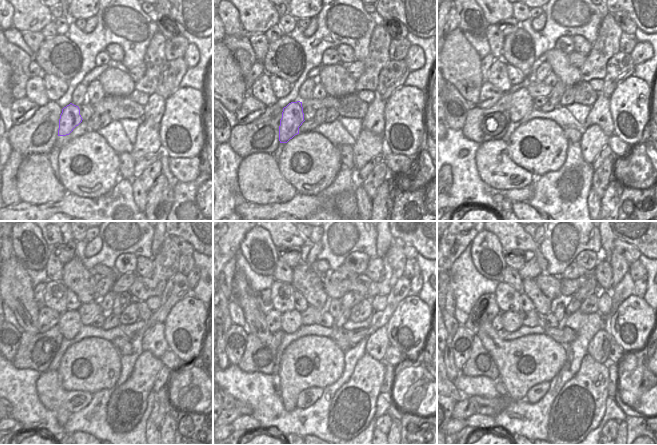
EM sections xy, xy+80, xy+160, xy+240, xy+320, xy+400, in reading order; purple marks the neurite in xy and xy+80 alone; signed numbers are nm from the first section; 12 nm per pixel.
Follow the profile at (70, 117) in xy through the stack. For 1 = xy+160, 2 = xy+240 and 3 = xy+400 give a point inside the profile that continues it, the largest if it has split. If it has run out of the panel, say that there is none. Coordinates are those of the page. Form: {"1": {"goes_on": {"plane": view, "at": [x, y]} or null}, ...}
{"1": {"goes_on": {"plane": "xy+160", "at": [522, 102]}}, "2": {"goes_on": {"plane": "xy+240", "at": [69, 323]}}, "3": {"goes_on": {"plane": "xy+400", "at": [511, 321]}}}

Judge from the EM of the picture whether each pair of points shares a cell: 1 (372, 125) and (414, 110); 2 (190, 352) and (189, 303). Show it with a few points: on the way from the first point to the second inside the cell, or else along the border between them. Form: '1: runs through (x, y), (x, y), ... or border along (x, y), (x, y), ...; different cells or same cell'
1: border along (387, 99), (384, 109), (385, 124), (382, 135); different cells
2: runs through (193, 340), (189, 331), (189, 315); same cell

